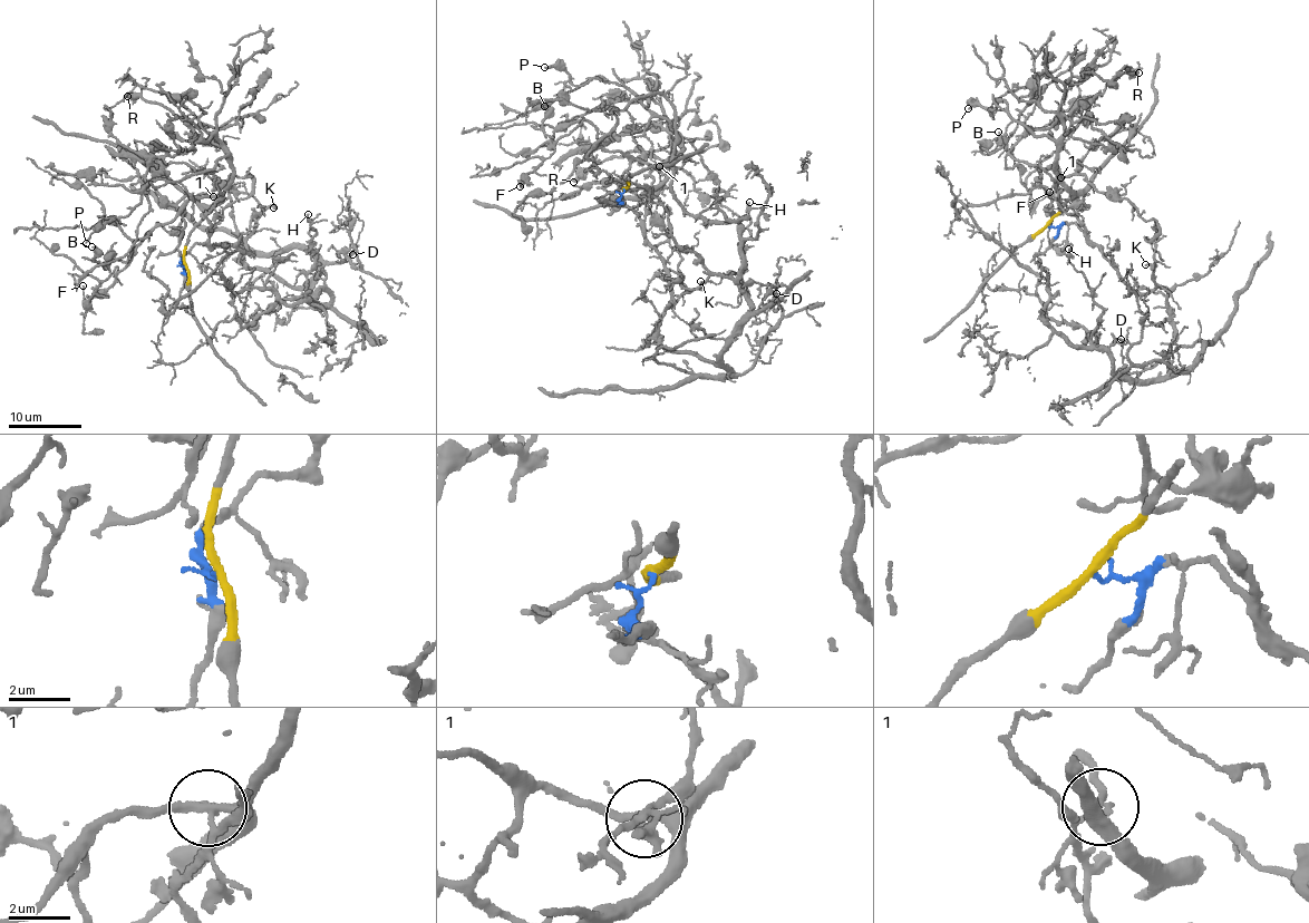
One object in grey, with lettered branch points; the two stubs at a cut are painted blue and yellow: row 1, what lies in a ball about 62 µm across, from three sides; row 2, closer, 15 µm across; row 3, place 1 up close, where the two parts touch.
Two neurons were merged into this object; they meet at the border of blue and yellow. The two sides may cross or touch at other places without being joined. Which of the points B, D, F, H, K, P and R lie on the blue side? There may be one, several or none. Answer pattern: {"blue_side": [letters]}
{"blue_side": ["D", "H", "K"]}

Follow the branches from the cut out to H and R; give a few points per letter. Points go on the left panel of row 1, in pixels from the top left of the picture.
H: (185, 266), (192, 245), (244, 253), (244, 240), (250, 268), (313, 307), (331, 302), (306, 293), (309, 214)
R: (185, 265), (186, 240), (232, 178), (232, 163), (221, 146), (200, 139), (182, 117), (135, 94), (126, 97)

